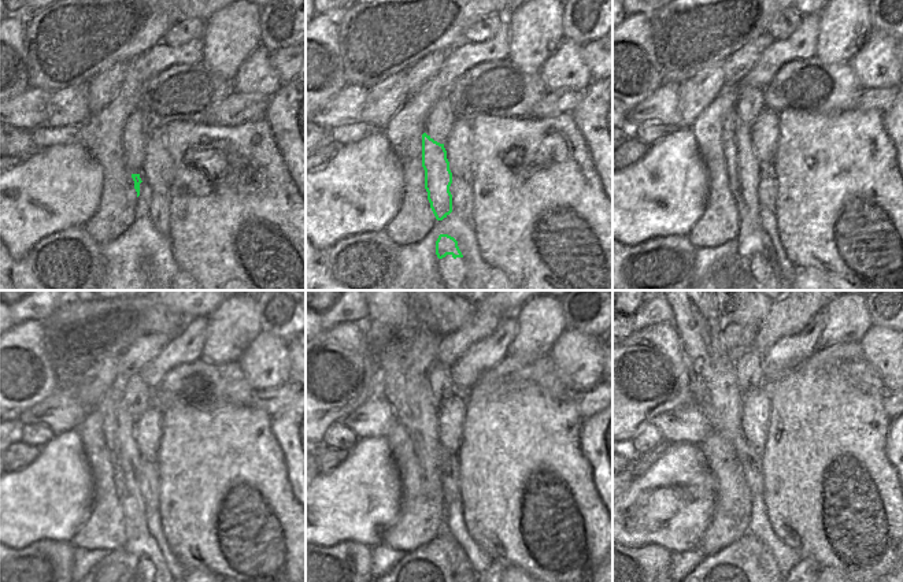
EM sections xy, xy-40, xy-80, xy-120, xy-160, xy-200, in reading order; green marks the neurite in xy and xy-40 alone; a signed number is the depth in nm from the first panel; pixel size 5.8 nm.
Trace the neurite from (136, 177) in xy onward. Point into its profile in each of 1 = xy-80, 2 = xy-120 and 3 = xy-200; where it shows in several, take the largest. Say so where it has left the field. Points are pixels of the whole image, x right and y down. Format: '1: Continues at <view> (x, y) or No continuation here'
1: Continues at xy-80 (743, 167)
2: Continues at xy-120 (118, 426)
3: Continues at xy-200 (696, 319).

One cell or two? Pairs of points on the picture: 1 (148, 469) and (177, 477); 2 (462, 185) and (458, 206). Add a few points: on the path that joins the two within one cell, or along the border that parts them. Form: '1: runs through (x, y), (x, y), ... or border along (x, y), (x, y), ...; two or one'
1: border along (155, 462), (159, 504); two
2: runs through (462, 191), (462, 200); one

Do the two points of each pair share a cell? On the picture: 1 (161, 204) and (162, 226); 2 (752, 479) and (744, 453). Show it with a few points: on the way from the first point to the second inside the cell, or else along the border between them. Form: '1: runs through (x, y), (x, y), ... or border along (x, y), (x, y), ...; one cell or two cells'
1: runs through (161, 210), (161, 221); one cell
2: runs through (752, 473), (748, 460); one cell

